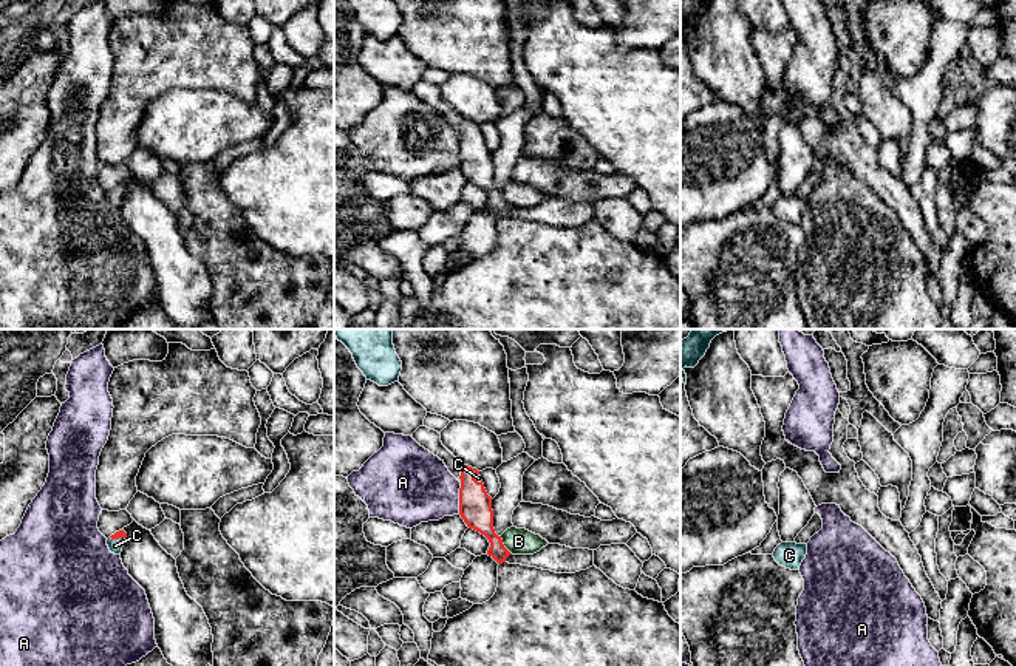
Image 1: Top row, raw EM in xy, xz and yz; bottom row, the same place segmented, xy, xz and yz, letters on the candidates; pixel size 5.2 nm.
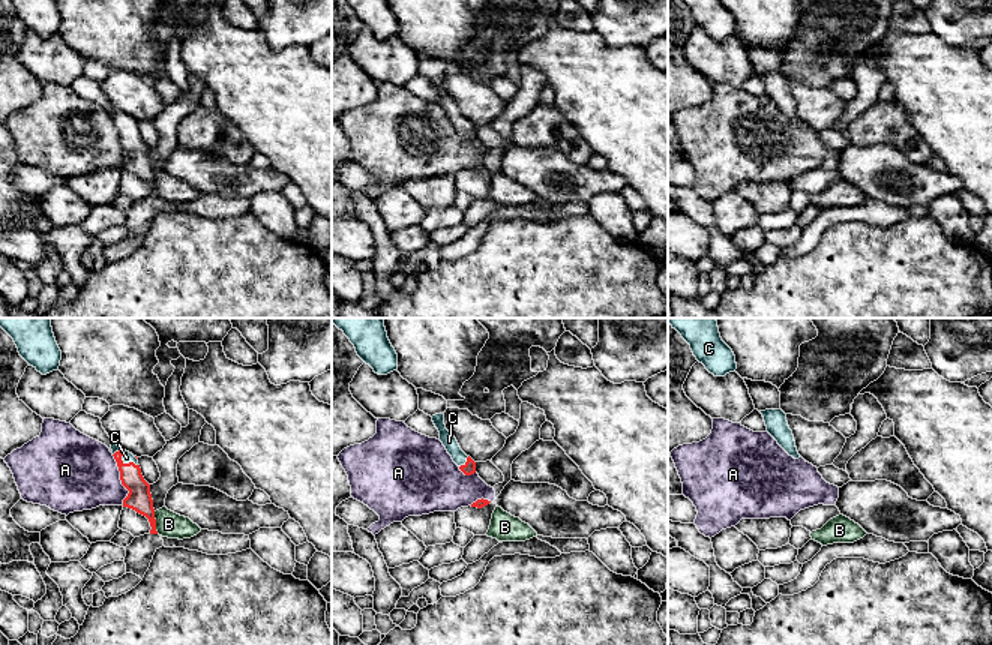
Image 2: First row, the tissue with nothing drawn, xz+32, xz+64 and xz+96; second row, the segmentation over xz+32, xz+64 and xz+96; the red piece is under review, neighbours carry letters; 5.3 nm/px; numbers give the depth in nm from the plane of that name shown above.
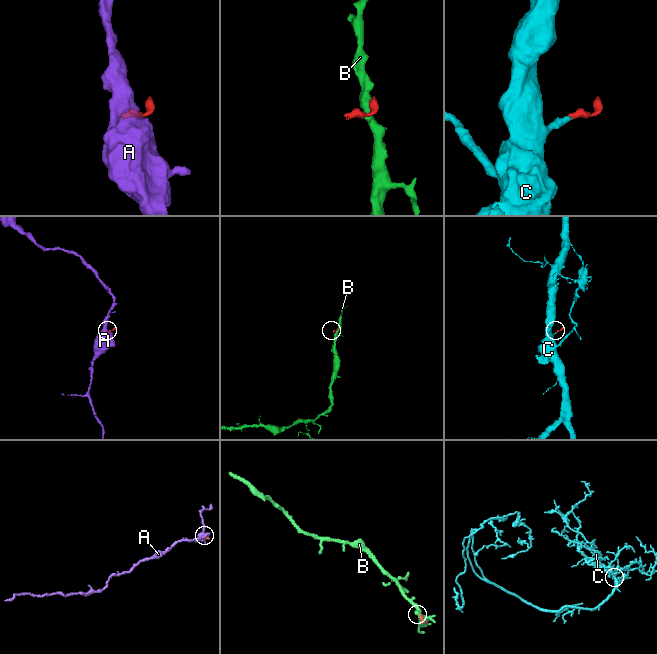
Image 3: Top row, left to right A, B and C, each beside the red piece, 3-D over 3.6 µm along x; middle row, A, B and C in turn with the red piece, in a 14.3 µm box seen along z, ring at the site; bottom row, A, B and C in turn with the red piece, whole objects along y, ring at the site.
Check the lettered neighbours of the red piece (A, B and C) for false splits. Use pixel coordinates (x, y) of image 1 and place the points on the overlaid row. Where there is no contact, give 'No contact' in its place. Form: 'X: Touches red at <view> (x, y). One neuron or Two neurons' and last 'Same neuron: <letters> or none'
A: Touches red at xz (460, 498). Two neurons
B: Touches red at xz (503, 546). Two neurons
C: Touches red at xy (118, 538). One neuron
Same neuron: C

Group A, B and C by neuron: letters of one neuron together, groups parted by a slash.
A / B / C

